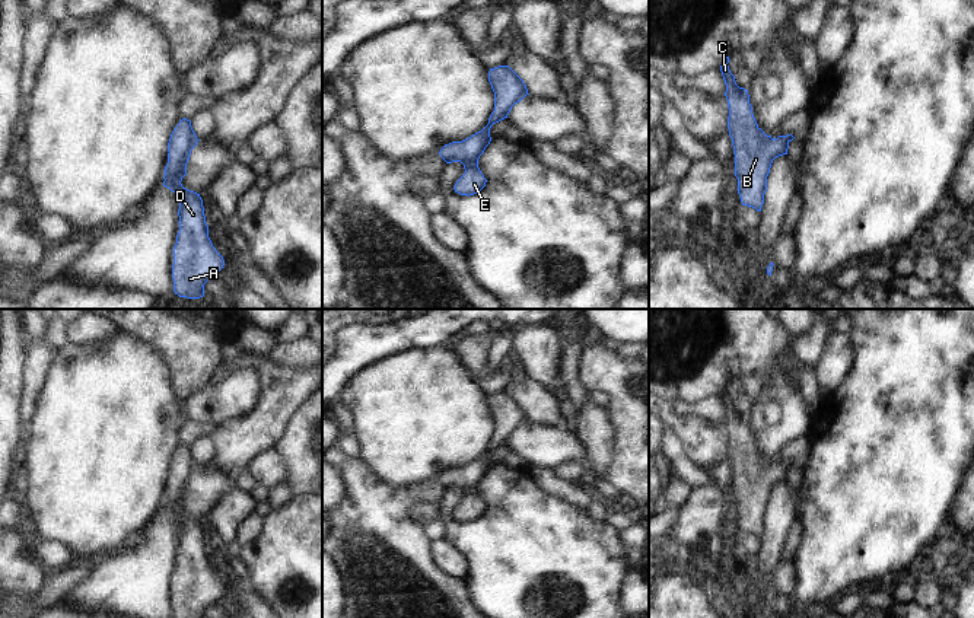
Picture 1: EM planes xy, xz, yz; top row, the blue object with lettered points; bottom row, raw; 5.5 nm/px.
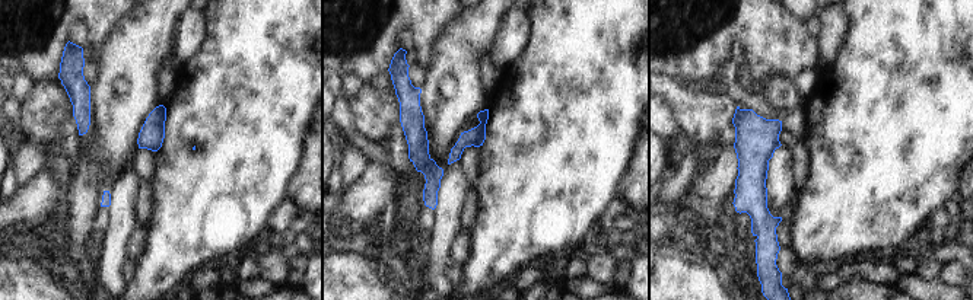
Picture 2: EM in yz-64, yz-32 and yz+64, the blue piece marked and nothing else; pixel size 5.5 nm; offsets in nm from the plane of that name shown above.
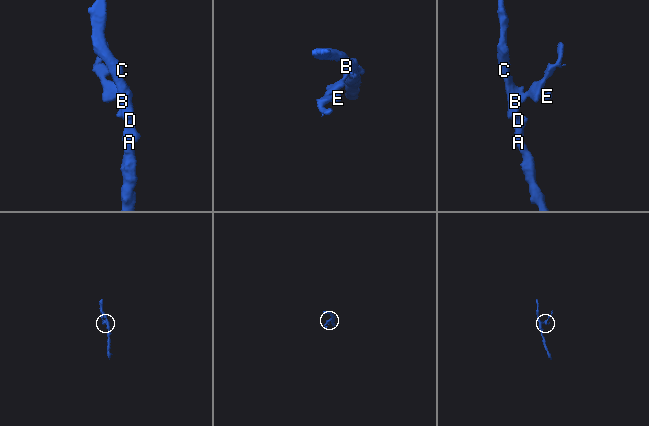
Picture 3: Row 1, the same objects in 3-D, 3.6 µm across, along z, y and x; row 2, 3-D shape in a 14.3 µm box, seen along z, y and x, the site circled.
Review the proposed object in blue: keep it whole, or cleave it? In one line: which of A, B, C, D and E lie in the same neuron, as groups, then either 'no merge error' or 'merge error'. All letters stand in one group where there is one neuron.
A B C D E; no merge error

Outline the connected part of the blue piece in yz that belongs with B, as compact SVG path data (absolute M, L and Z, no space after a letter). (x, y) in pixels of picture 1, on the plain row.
M729 383L720 392L726 411L729 443L728 456L735 481L735 503L738 504L738 520L742 532L761 538L767 517L767 503L776 484L787 481L792 461L773 465L757 450L748 417L739 414L729 396Z

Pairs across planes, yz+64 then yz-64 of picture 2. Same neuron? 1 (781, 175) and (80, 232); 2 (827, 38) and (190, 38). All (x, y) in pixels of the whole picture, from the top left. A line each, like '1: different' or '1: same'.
1: different
2: same

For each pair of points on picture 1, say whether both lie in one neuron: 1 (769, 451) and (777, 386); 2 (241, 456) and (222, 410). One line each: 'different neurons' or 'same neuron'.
1: same neuron
2: different neurons

